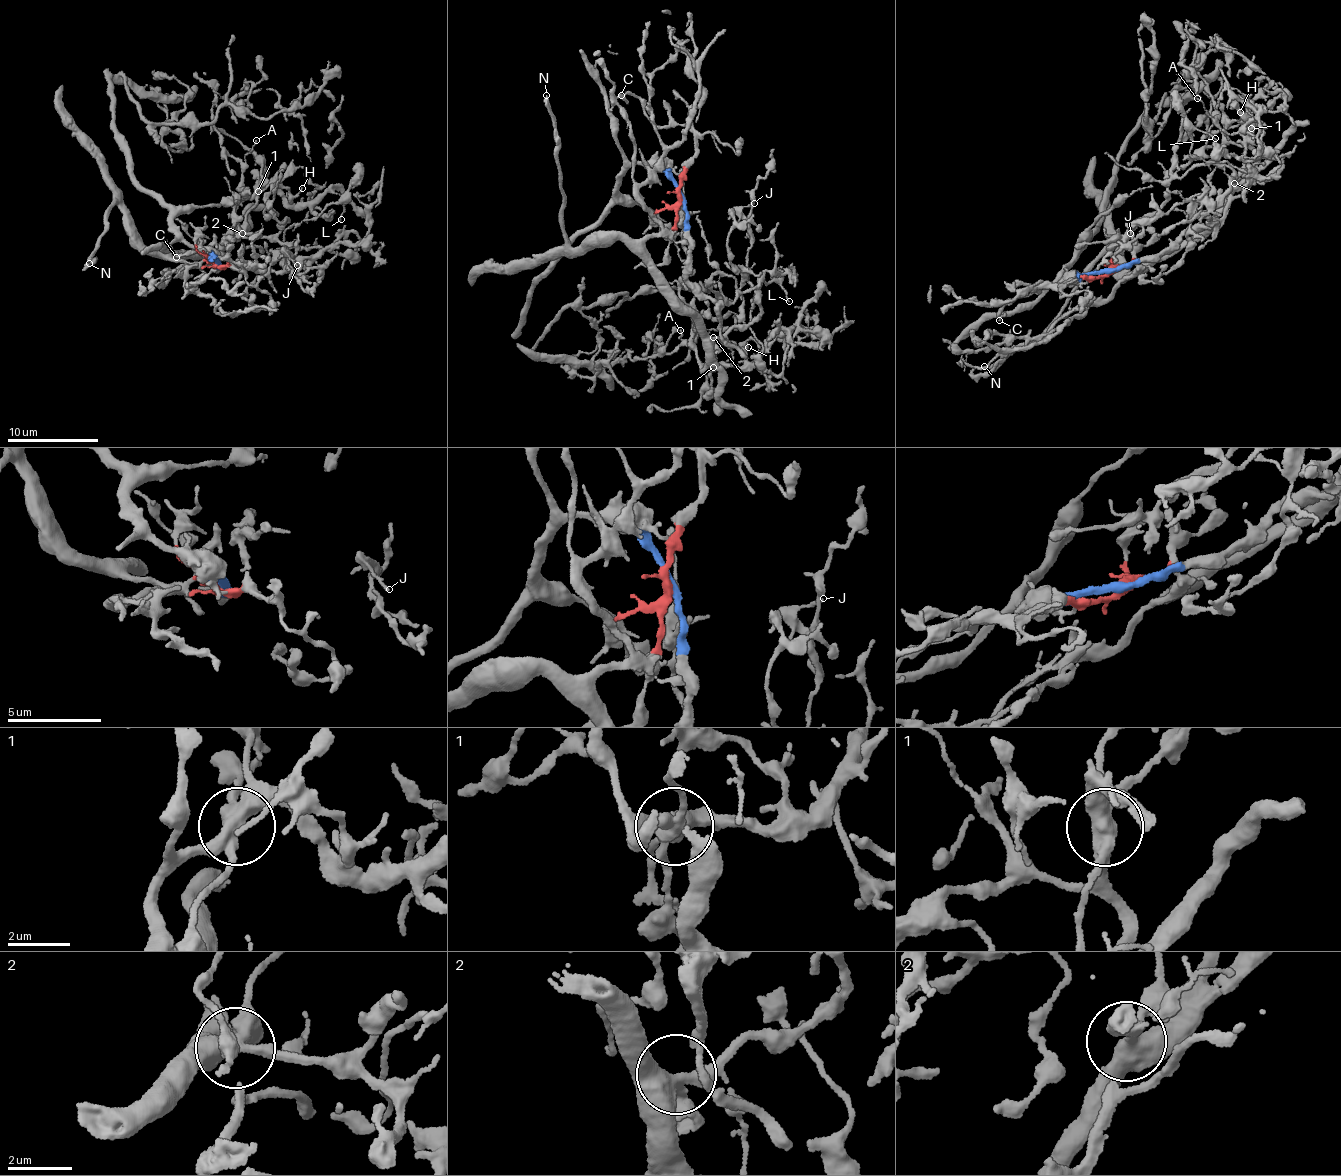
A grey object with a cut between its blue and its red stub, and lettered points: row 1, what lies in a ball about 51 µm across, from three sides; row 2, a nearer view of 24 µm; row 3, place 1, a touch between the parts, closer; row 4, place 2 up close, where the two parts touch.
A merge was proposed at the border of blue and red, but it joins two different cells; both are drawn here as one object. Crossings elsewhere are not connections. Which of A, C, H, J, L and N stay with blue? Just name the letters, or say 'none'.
L

